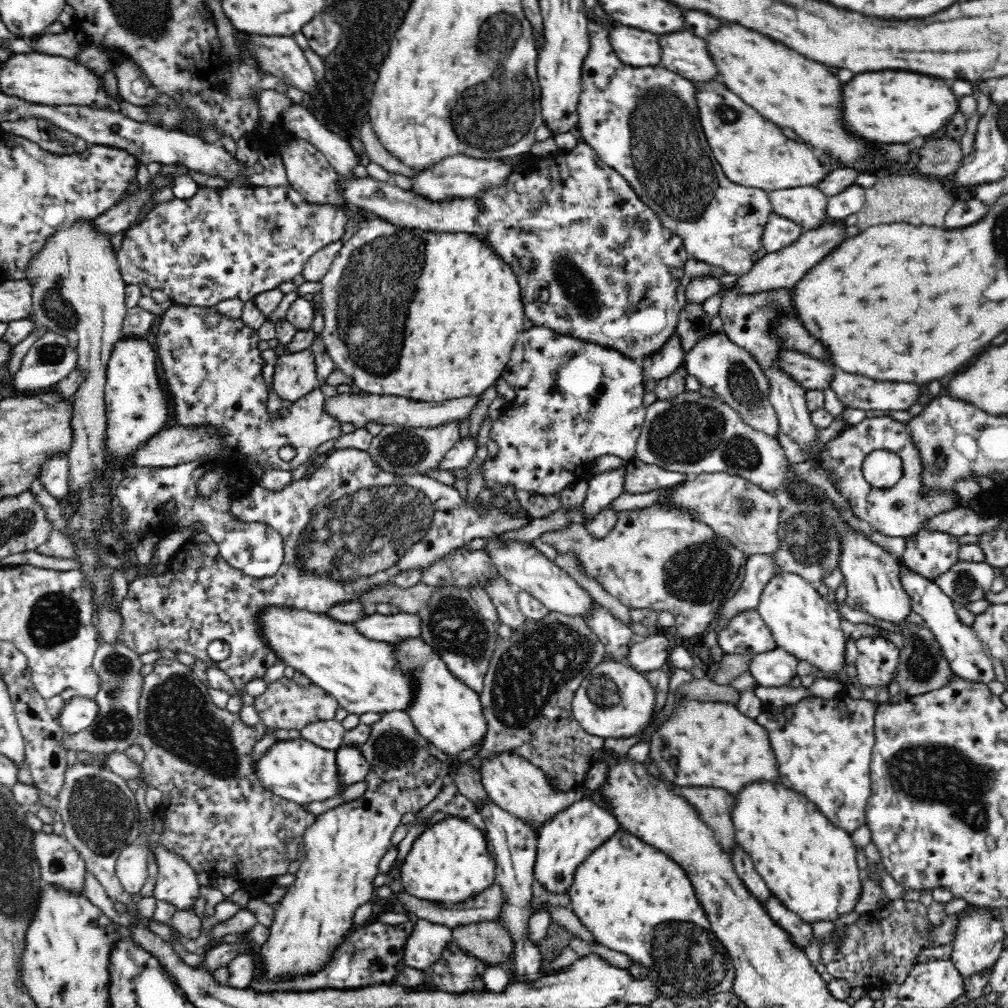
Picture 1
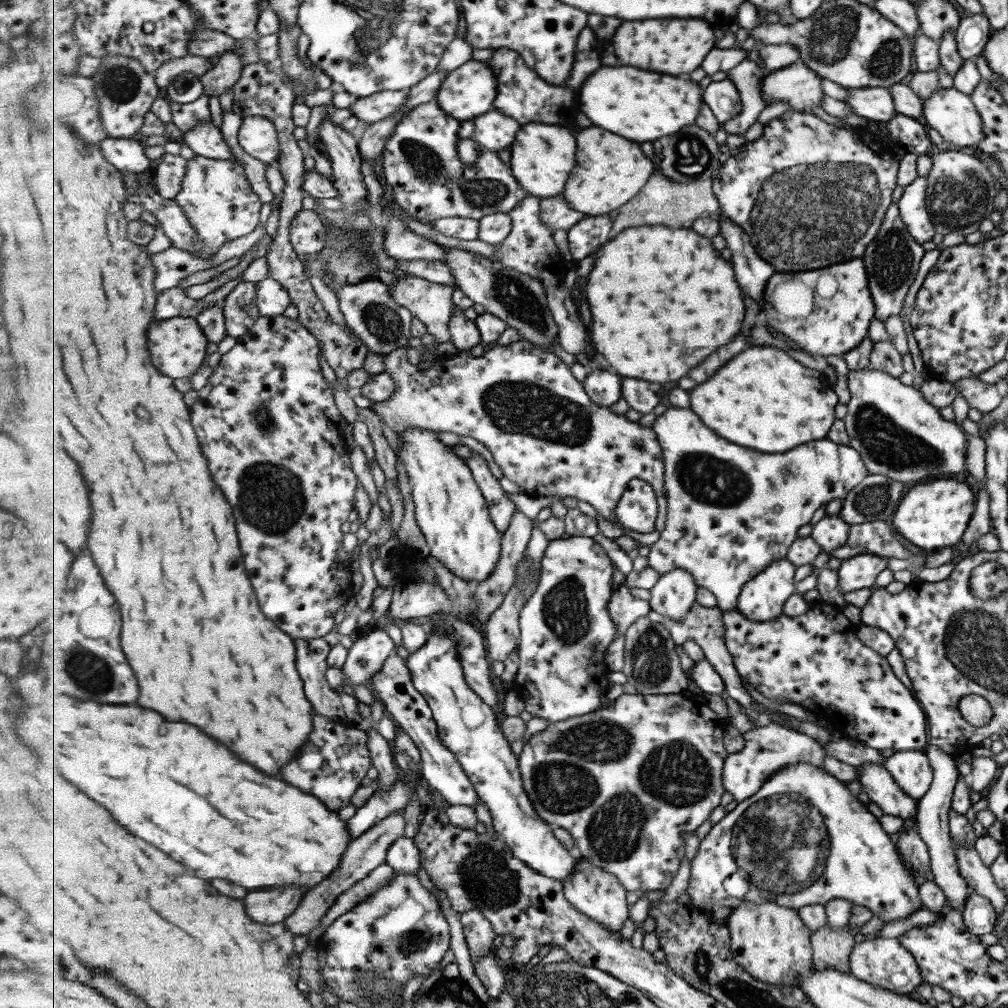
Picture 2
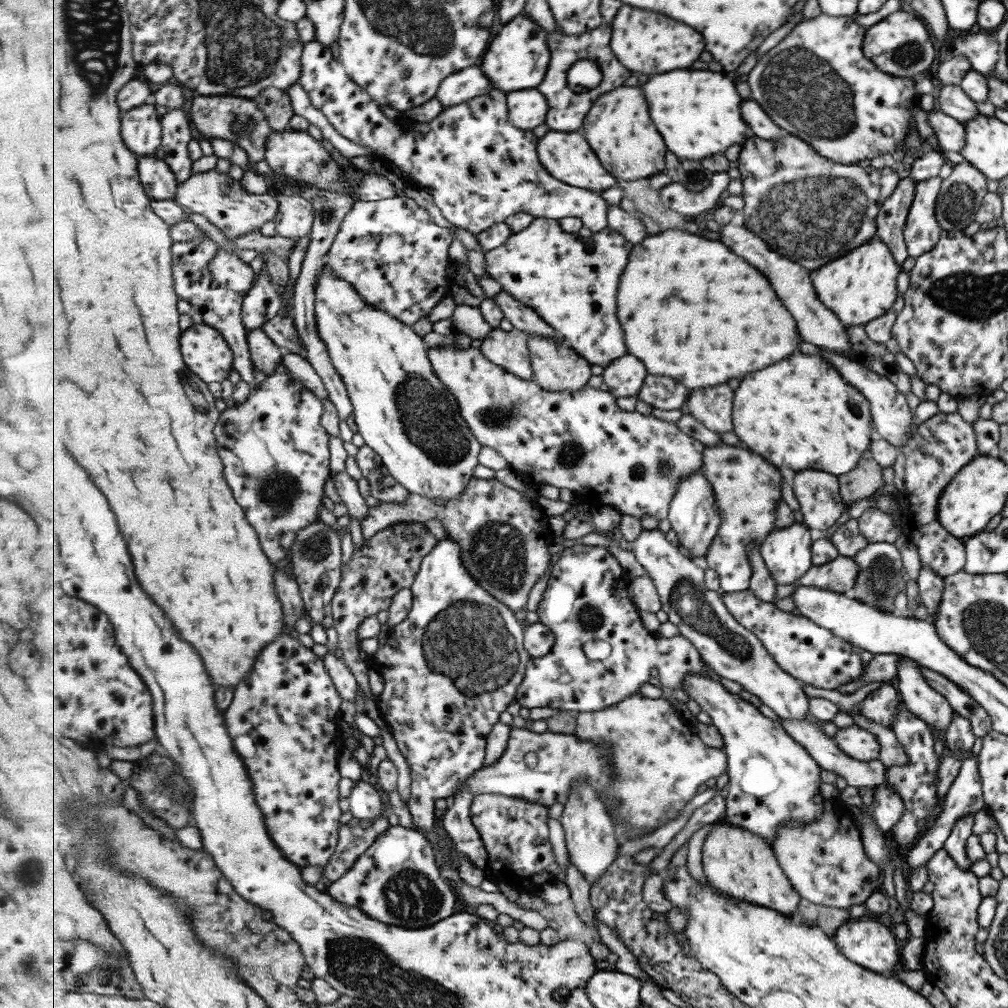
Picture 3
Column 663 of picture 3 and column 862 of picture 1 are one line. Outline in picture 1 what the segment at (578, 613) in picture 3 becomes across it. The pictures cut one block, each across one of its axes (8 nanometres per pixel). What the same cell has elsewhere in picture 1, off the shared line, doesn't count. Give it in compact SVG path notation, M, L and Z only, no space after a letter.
M874 637L856 640L859 655L853 671L861 686L887 686L896 672L900 649L888 639Z

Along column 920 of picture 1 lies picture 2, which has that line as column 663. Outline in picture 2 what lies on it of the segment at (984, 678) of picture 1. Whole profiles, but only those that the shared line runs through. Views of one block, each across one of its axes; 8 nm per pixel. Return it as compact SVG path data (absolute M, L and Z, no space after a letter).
M676 568L669 574L663 574L662 577L657 581L657 584L650 590L652 592L649 597L650 606L652 610L672 618L673 620L681 620L686 617L691 608L697 600L697 590L699 590L698 584L695 582L695 577L684 568Z

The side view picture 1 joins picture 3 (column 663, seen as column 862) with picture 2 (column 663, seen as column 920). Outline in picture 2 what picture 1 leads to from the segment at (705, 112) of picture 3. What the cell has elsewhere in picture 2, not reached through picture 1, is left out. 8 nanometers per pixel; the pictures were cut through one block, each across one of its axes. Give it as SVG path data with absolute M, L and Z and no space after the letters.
M603 66L585 80L579 98L583 102L583 112L589 114L595 126L603 126L605 130L639 143L659 140L695 124L704 101L703 90L697 82L679 80L669 74L655 74L633 66Z

